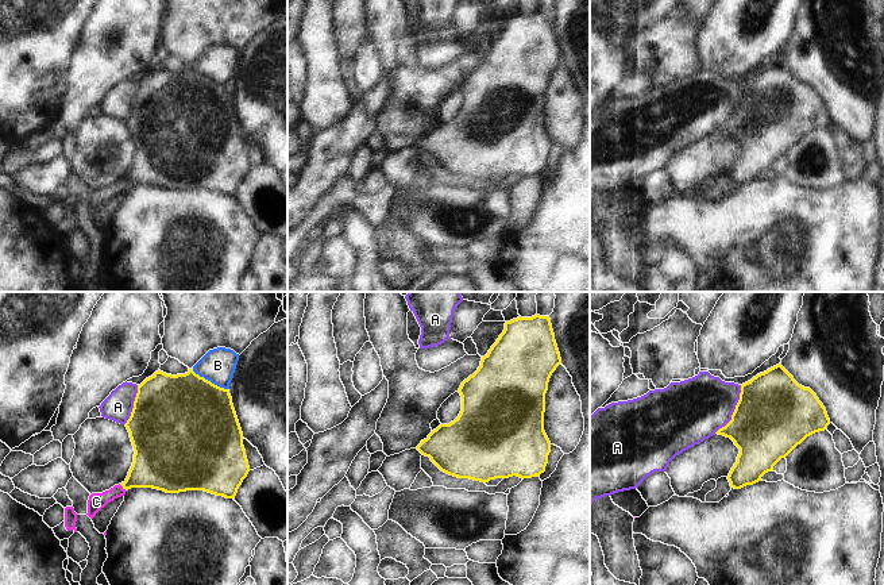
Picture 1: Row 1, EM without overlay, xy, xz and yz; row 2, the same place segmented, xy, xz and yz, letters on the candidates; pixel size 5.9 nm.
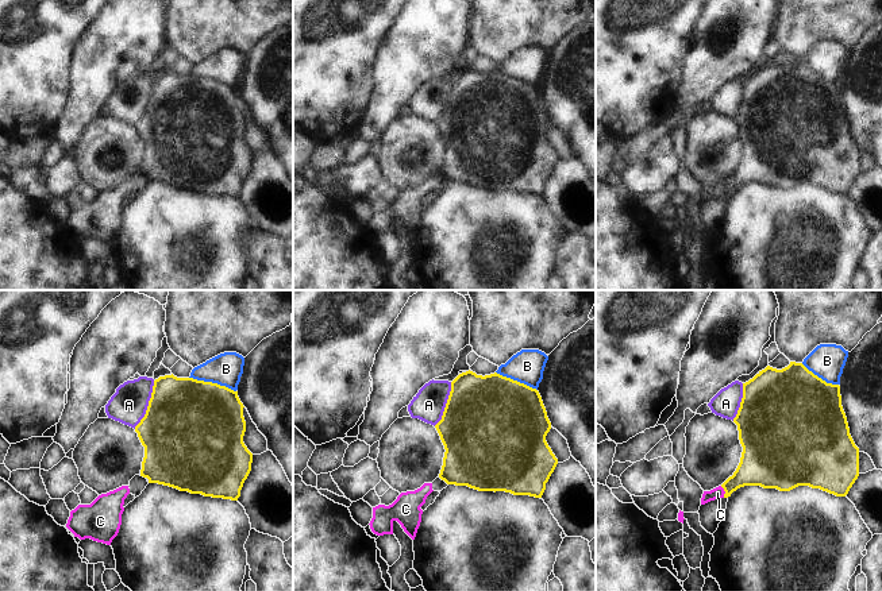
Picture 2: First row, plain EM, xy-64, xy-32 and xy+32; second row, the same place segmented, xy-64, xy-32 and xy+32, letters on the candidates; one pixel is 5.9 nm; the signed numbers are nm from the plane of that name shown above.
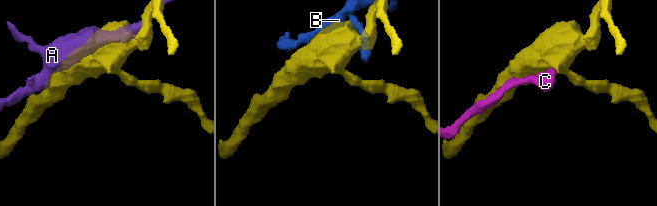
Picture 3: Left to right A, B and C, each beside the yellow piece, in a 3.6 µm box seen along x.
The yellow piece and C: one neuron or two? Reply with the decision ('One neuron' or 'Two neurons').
Two neurons

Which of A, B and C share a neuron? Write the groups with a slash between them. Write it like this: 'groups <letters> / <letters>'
groups A / B / C

